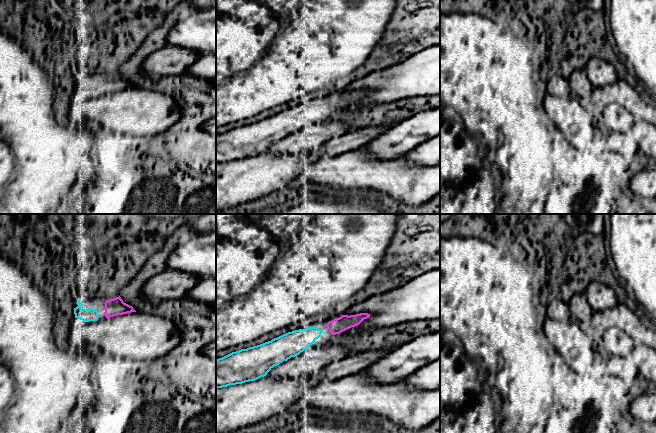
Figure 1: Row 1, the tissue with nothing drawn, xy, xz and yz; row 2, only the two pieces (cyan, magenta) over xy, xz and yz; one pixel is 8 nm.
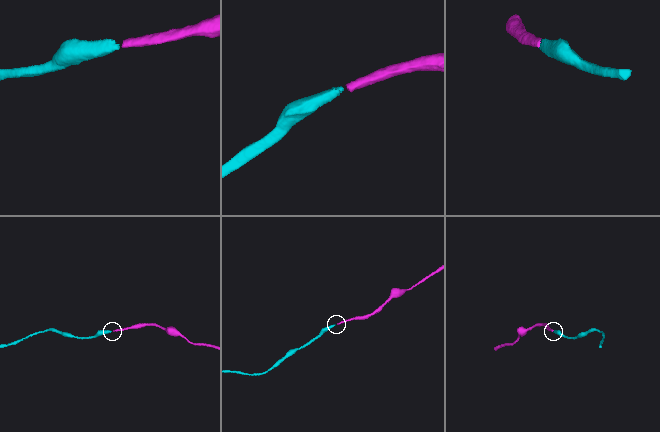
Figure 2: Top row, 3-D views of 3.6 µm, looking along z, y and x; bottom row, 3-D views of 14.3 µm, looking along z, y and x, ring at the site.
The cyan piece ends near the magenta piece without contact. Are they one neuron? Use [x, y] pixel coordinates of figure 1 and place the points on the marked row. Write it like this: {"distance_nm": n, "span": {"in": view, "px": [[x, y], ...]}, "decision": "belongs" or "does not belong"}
{"distance_nm": 40, "span": {"in": "xz", "px": [[322, 330], [327, 328]]}, "decision": "belongs"}

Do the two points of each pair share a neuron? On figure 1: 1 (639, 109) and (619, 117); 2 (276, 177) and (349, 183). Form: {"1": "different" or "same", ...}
{"1": "different", "2": "different"}

